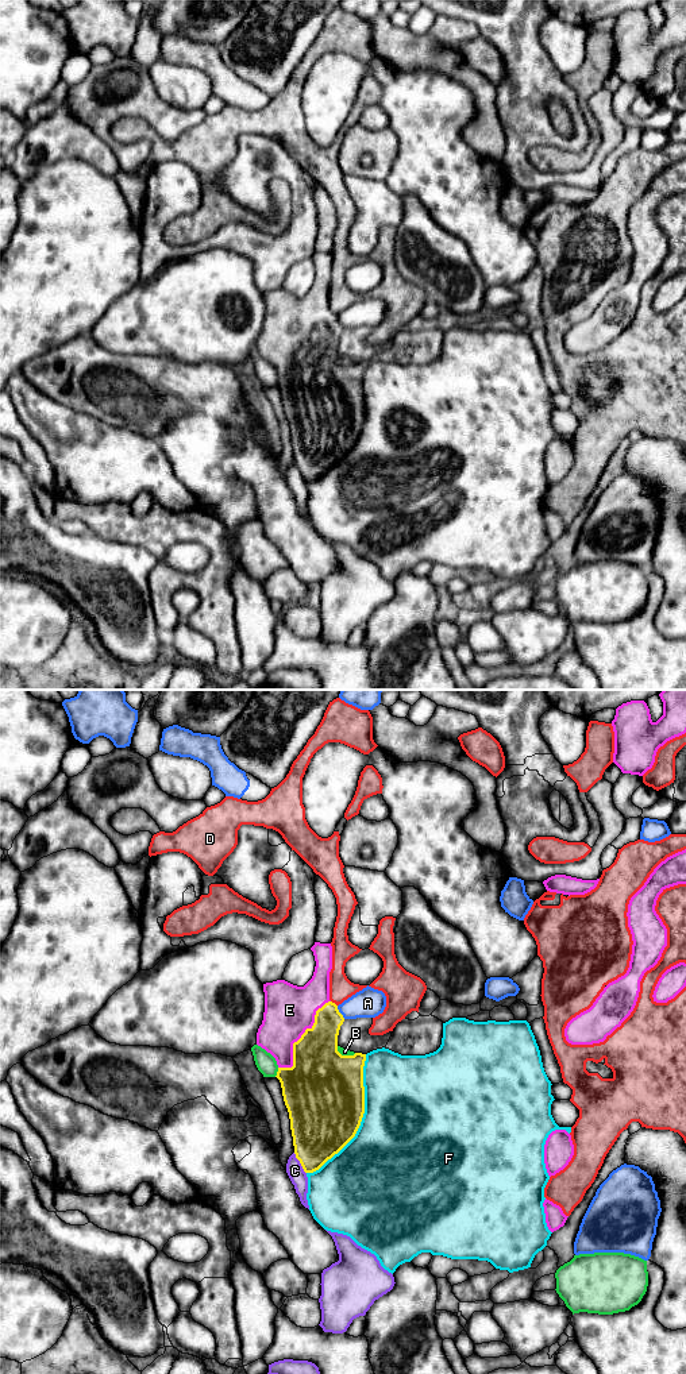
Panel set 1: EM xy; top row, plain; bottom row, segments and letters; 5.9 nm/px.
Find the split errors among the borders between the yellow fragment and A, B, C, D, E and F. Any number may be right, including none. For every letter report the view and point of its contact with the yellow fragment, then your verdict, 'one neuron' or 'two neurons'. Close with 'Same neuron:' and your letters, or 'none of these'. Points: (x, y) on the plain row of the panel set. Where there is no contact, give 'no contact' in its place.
A: meets yellow in xy at (339, 321); two neurons
B: meets yellow in xy at (277, 381); two neurons
C: meets yellow in xy at (300, 471); two neurons
D: meets yellow in xy at (334, 312); two neurons
E: meets yellow in xy at (300, 347); one neuron
F: meets yellow in xy at (361, 428); two neurons
Same neuron: E

